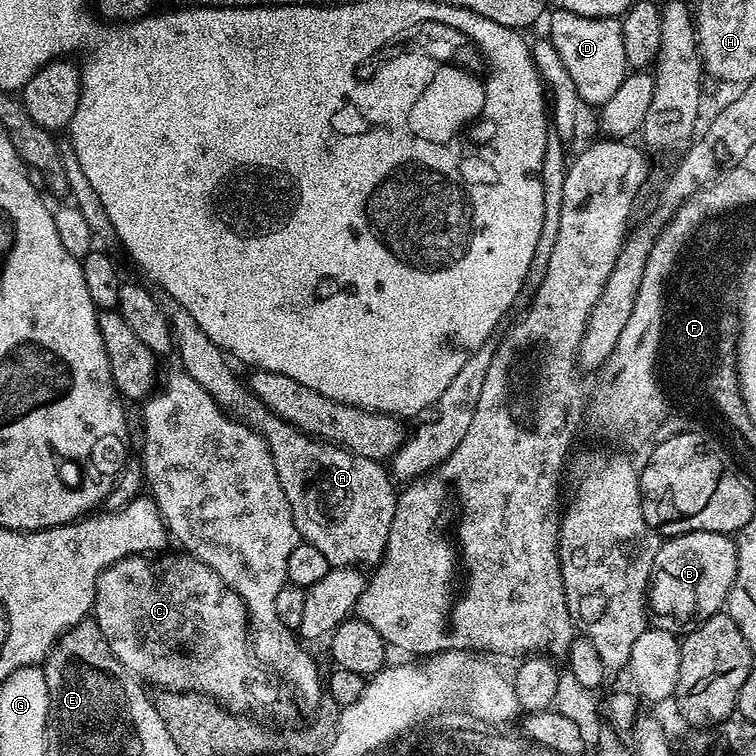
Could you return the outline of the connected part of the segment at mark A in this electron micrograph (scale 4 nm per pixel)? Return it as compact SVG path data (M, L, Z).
M161 295L158 303L172 325L174 352L180 355L179 367L190 374L190 378L194 378L194 382L198 382L220 408L259 432L266 446L270 446L274 468L278 470L286 502L290 502L294 526L300 531L301 541L318 546L333 568L379 565L388 550L388 535L394 522L398 495L389 469L379 460L362 458L349 448L308 436L290 426L290 422L278 418L251 392L243 379L236 377L235 370L228 365L229 357L202 334L202 326L190 318L188 311L173 296Z

